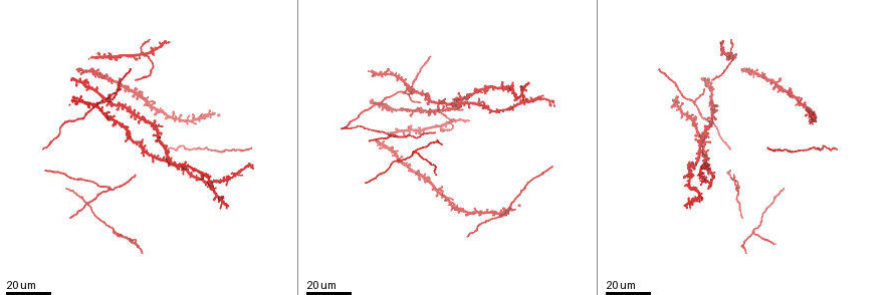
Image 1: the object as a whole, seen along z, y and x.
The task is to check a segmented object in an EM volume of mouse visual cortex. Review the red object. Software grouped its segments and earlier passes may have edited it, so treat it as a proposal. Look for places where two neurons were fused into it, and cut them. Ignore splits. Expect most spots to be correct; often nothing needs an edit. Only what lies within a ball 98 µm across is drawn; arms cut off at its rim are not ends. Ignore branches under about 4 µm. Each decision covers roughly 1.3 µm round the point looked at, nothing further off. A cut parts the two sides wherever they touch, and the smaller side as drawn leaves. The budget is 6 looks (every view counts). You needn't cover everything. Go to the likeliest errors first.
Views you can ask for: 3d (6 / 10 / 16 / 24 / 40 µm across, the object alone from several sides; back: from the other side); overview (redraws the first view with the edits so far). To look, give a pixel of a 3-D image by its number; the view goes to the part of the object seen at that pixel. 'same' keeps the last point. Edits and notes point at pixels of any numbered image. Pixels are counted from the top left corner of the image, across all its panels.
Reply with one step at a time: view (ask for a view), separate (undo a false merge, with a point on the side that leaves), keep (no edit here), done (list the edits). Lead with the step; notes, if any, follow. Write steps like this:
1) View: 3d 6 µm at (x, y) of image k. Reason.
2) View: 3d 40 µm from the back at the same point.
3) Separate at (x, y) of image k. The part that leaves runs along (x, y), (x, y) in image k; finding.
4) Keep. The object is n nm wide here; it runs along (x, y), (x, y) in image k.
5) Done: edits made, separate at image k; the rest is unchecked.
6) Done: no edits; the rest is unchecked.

View: 3d 24 µm at (730, 52) of image 1. Four-way junction.

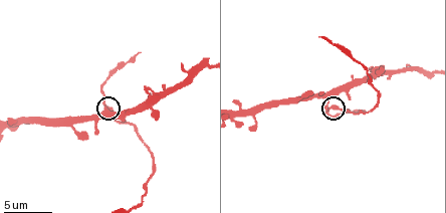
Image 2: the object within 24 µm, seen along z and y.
View: 3d 10 µm at (332, 106) of image 2.

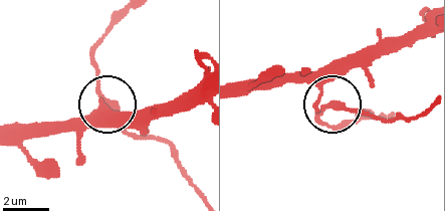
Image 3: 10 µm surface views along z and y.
Keep. Continuous, no second neuron.

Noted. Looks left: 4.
View: 3d 40 µm at (114, 232) of image 1. Three-way junction.

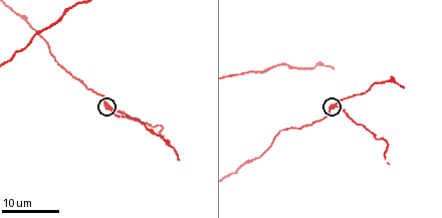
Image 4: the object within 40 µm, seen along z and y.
View: 3d 6 µm at (109, 106) of image 4.

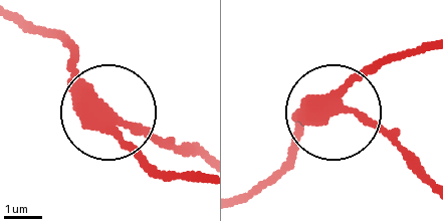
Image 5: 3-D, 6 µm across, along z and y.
Keep. The side arm is 18 µm long; one neuron here.

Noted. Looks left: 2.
View: 3d 40 µm at (105, 102) of image 1. Three-way junction.

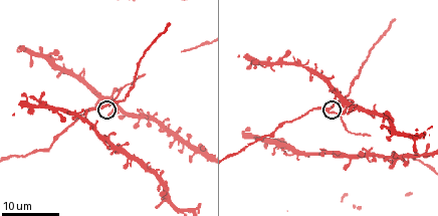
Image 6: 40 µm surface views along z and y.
View: 3d 6 µm at (329, 110) of image 6.

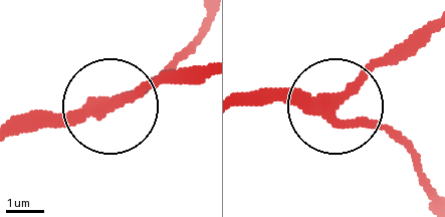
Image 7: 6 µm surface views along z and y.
Keep. The side arm is 27 µm long; 3 arms meet here; continuous, no second neuron.

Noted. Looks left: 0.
Done: no edits; the rest is unchecked.

